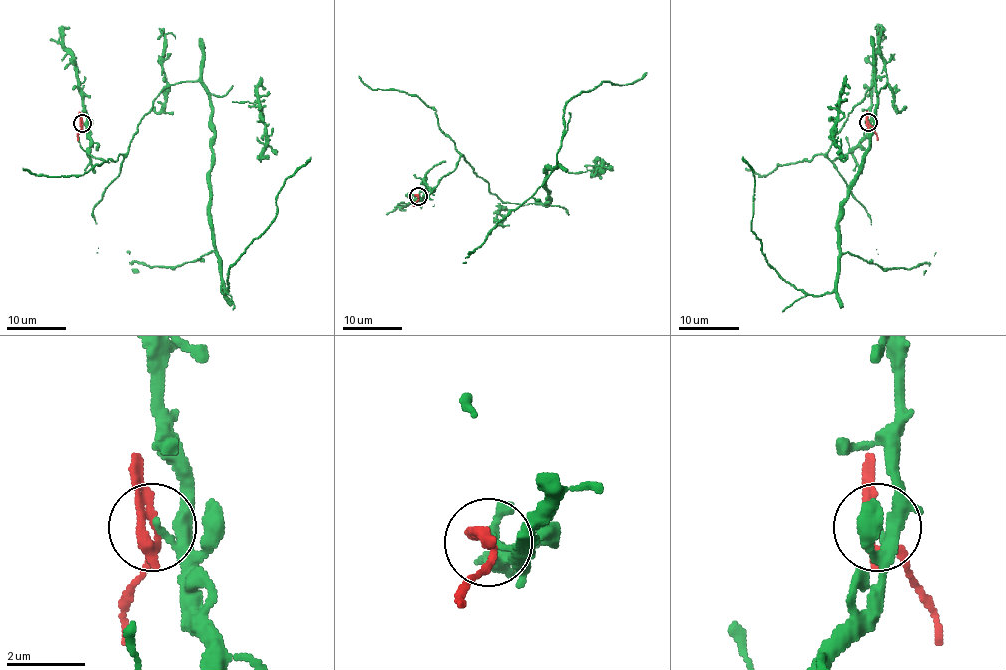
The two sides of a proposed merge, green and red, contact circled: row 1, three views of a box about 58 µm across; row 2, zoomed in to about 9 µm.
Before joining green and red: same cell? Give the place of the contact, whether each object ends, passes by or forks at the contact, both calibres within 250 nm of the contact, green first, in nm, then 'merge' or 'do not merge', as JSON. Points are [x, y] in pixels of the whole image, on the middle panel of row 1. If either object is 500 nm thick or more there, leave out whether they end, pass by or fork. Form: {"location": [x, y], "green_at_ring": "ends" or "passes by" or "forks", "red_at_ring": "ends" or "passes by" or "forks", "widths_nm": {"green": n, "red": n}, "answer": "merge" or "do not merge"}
{"location": [418, 196], "green_at_ring": "passes by", "red_at_ring": "passes by", "widths_nm": {"green": 200, "red": 280}, "answer": "do not merge"}

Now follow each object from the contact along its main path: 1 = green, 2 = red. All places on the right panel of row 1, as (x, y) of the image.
1: (867, 122), (834, 168), (831, 140), (876, 80), (834, 288), (819, 295), (767, 262), (741, 158)
2: (867, 122), (878, 140)

